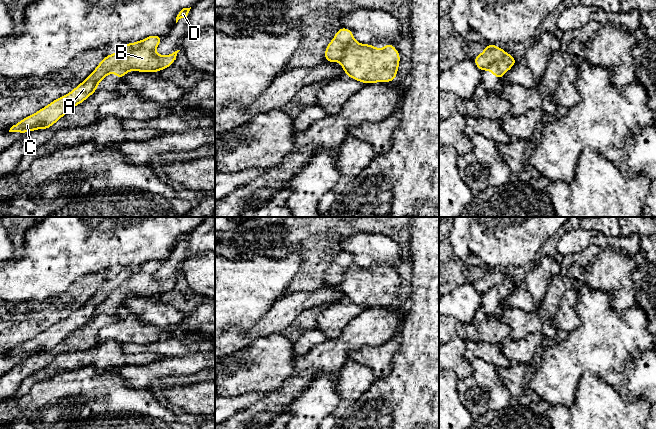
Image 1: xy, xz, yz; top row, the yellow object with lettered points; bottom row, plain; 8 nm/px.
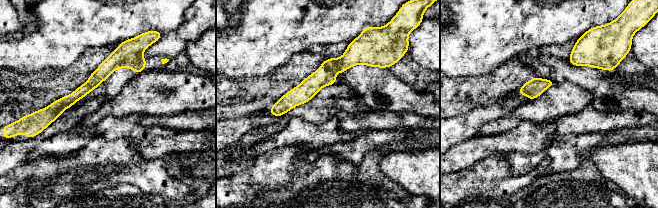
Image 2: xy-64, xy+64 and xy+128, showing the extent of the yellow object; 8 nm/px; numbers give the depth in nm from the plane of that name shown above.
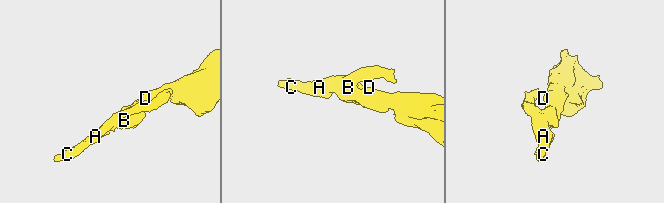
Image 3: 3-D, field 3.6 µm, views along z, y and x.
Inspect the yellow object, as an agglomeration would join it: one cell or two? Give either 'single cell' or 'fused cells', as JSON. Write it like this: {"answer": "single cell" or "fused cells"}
{"answer": "fused cells"}

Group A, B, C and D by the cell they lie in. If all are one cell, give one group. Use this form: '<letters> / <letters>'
A C / B D

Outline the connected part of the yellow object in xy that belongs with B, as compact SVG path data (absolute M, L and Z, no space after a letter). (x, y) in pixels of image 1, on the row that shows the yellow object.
M158 35L147 36L139 47L130 50L109 73L115 73L119 80L123 80L123 76L128 71L159 73L160 70L170 67L175 62L180 50L173 52L171 55L156 55L155 49L162 38L163 36Z

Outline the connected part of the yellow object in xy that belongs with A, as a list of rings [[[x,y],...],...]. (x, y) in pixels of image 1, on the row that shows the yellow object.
[[[139,40],[133,44],[122,44],[117,52],[112,55],[106,55],[96,69],[71,92],[57,98],[35,114],[22,119],[13,125],[9,132],[19,132],[23,134],[37,129],[49,129],[70,109],[79,105],[92,95],[98,89],[98,83],[108,76],[110,70],[118,64],[130,50],[139,47],[141,43],[142,41]]]

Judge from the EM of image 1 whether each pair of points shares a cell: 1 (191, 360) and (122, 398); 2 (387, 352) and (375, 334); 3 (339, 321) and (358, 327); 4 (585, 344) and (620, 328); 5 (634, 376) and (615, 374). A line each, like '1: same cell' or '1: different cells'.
1: different cells
2: different cells
3: different cells
4: same cell
5: different cells

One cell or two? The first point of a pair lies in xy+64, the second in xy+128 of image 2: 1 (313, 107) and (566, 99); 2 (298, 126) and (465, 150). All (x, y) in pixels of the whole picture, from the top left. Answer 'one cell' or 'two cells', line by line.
1: one cell
2: one cell

